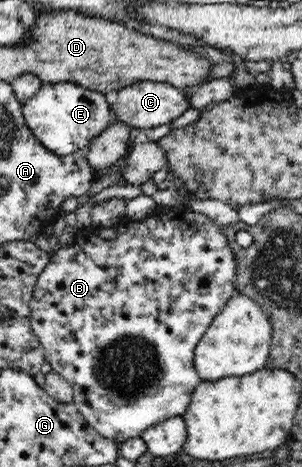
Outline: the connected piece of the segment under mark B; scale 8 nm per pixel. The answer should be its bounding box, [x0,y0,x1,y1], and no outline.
[30,209,237,443]

